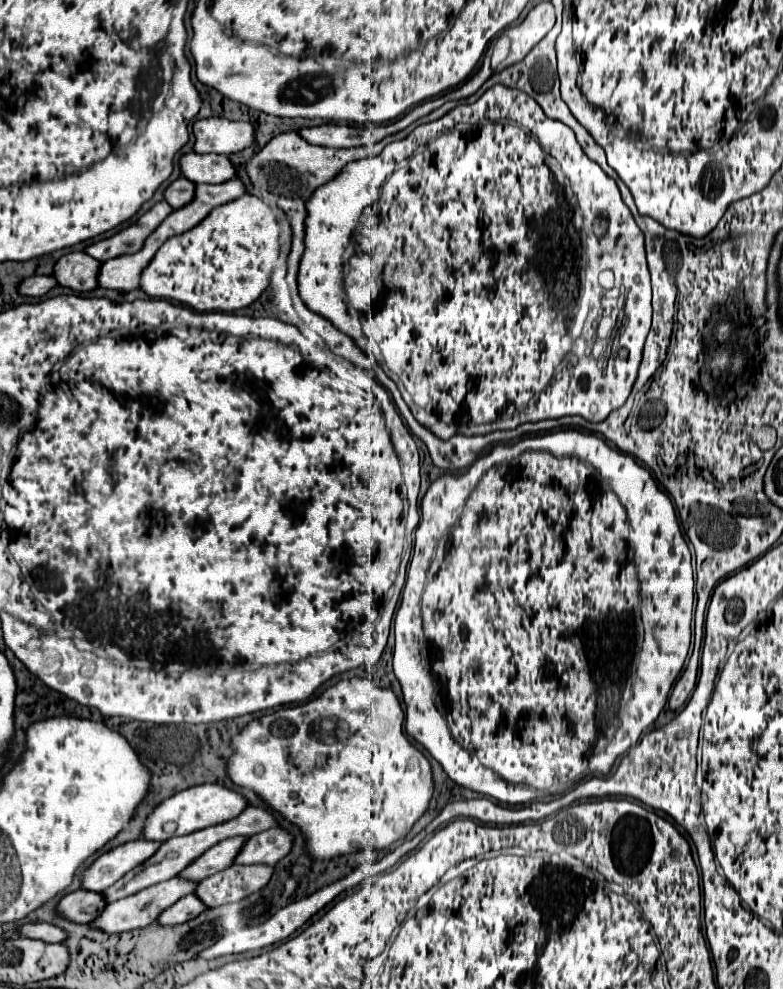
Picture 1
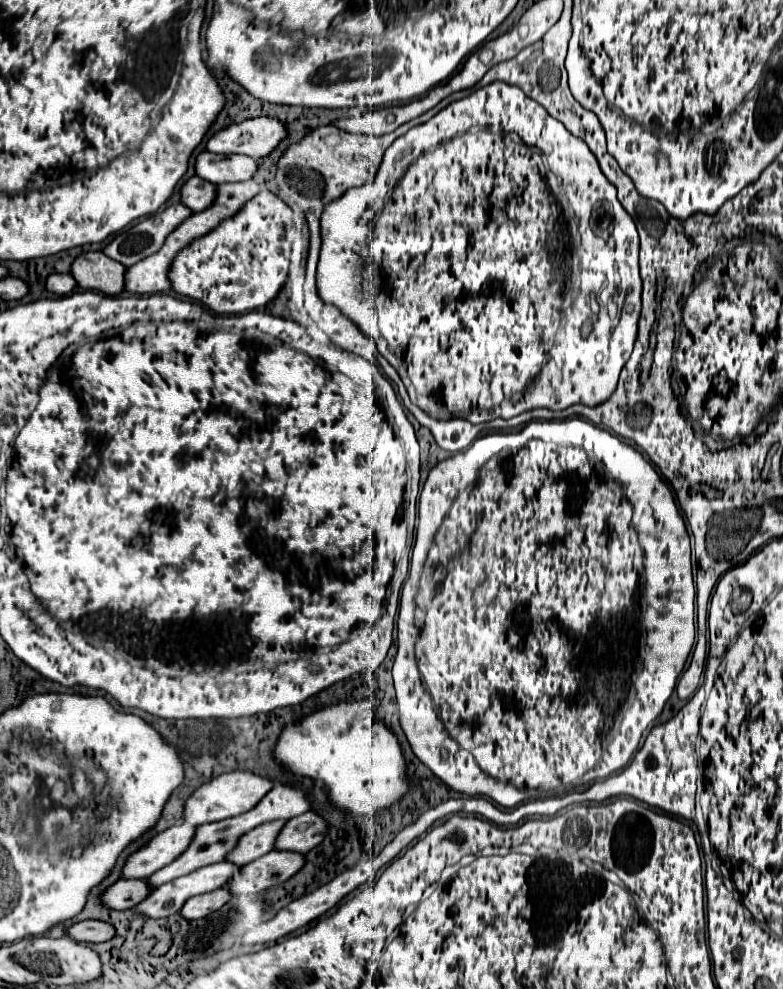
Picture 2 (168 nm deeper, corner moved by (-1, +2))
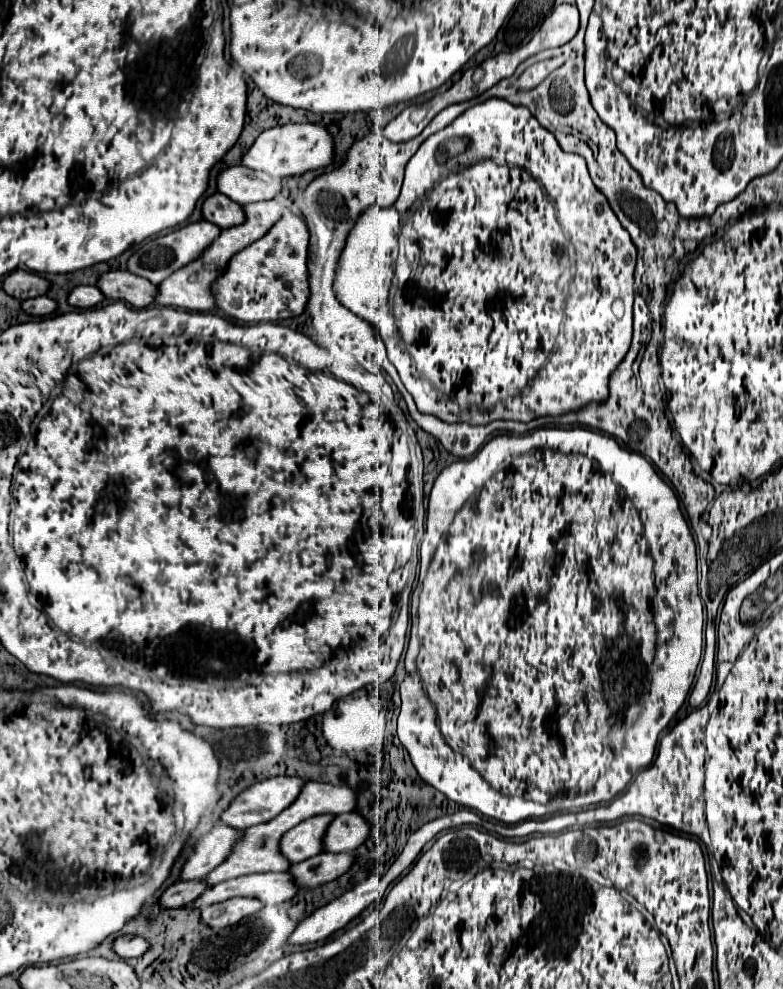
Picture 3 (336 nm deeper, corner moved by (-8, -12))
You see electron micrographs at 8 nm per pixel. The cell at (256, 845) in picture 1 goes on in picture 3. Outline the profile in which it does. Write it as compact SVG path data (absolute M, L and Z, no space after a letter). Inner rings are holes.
M356 813L336 815L322 837L324 853L342 853L358 849L370 831L370 823Z

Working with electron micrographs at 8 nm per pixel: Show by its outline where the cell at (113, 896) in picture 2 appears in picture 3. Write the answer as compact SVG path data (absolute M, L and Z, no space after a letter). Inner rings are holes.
M198 879L196 881L178 881L162 893L158 903L162 909L178 909L178 907L192 903L204 889L206 889L206 885Z

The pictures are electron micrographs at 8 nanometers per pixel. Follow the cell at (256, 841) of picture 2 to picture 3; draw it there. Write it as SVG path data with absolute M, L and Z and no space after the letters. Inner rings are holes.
M318 815L286 831L286 835L282 835L282 855L286 855L290 863L300 863L322 853L322 835L332 819L330 815Z

